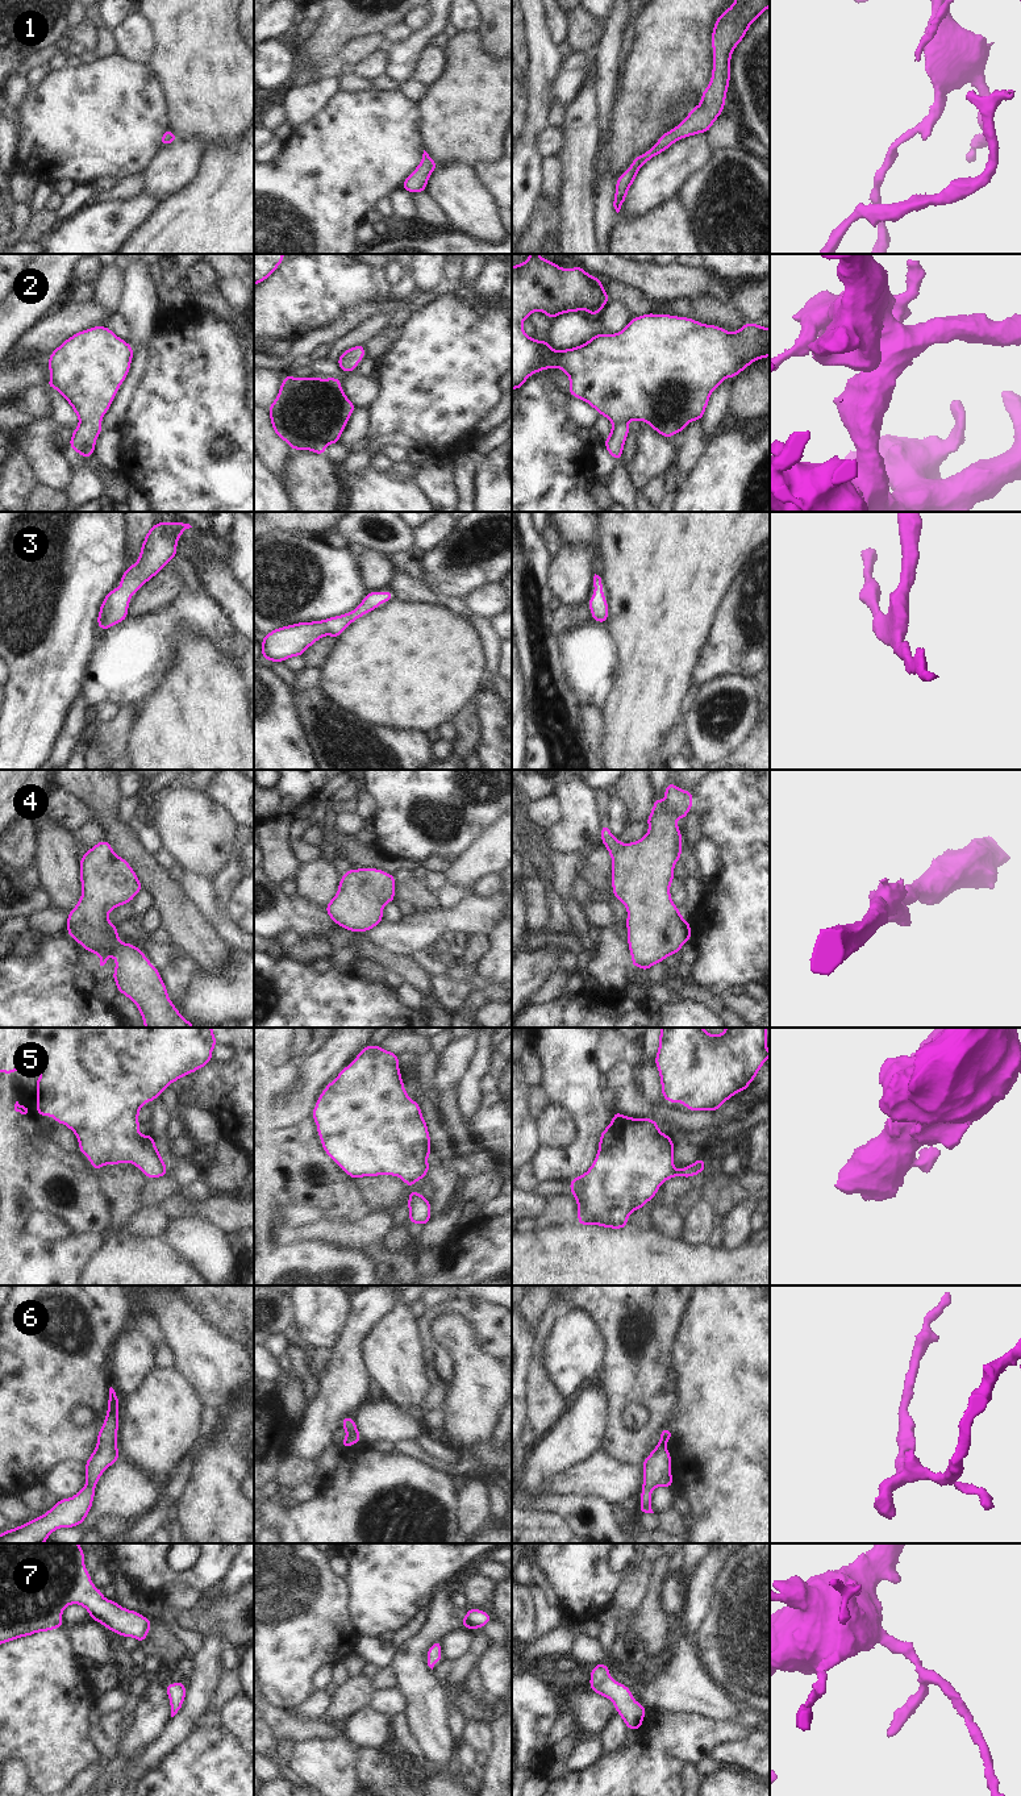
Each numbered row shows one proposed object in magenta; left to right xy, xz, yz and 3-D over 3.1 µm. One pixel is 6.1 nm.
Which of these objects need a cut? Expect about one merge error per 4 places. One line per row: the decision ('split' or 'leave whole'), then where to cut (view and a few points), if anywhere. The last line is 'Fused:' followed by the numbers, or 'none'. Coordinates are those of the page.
1: leave whole; cut none
2: leave whole; cut none
3: leave whole; cut none
4: leave whole; cut none
5: leave whole; cut none
6: leave whole; cut none
7: leave whole; cut none
Fused: none

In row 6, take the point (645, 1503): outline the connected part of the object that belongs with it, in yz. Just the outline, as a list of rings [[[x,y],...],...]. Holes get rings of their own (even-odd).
[[[663,1428],[660,1439],[649,1457],[641,1463],[643,1467],[643,1485],[641,1492],[641,1510],[654,1513],[651,1509],[651,1491],[659,1485],[672,1488],[671,1454],[666,1443],[672,1438],[670,1428]]]

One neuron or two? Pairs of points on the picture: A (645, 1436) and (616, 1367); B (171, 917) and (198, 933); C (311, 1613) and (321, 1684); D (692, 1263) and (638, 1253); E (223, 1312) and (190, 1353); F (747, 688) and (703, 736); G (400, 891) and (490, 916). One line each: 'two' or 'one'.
A: one
B: one
C: two
D: one
E: two
F: one
G: two

